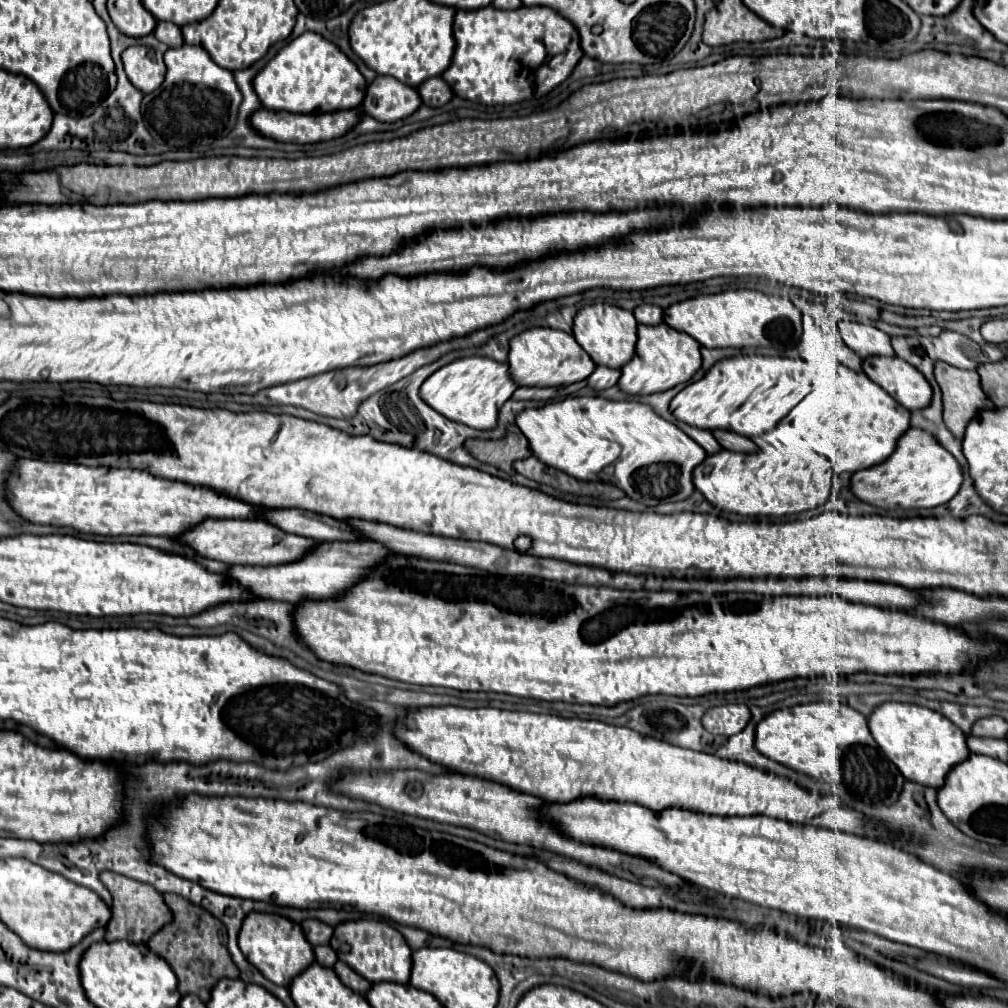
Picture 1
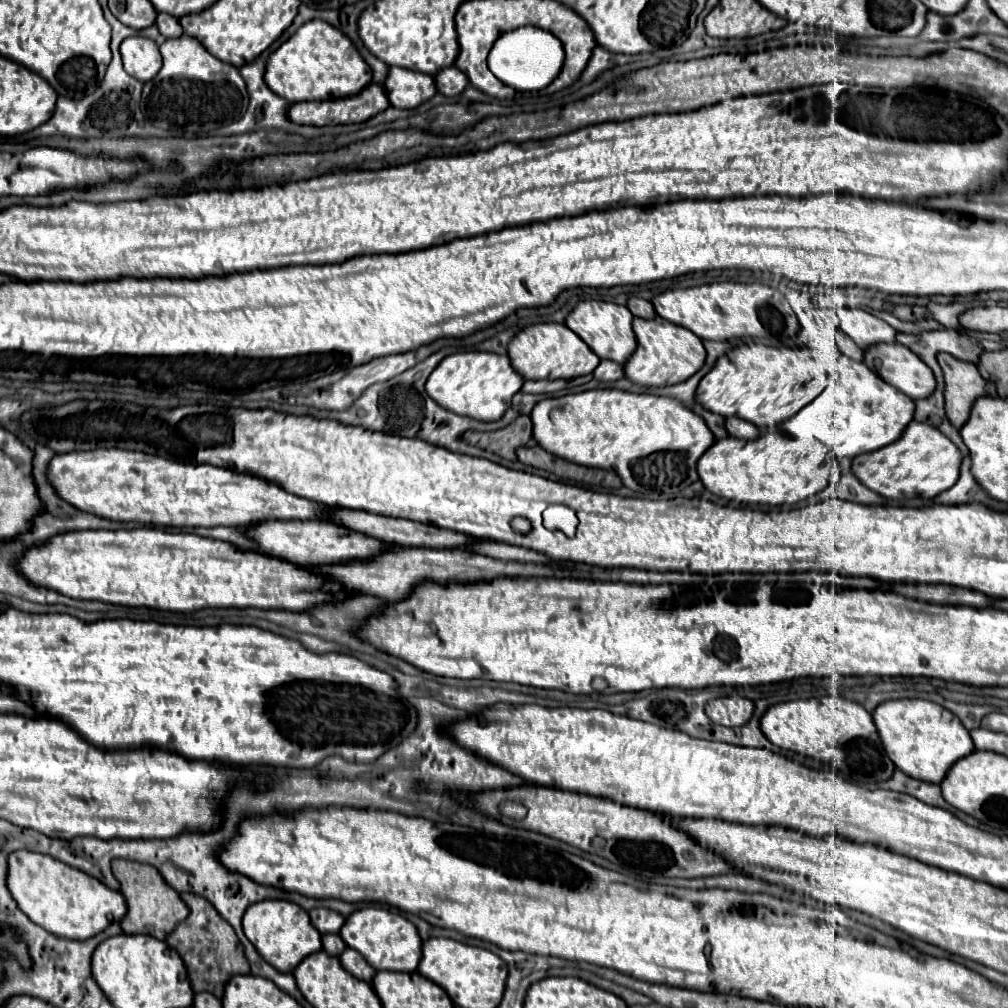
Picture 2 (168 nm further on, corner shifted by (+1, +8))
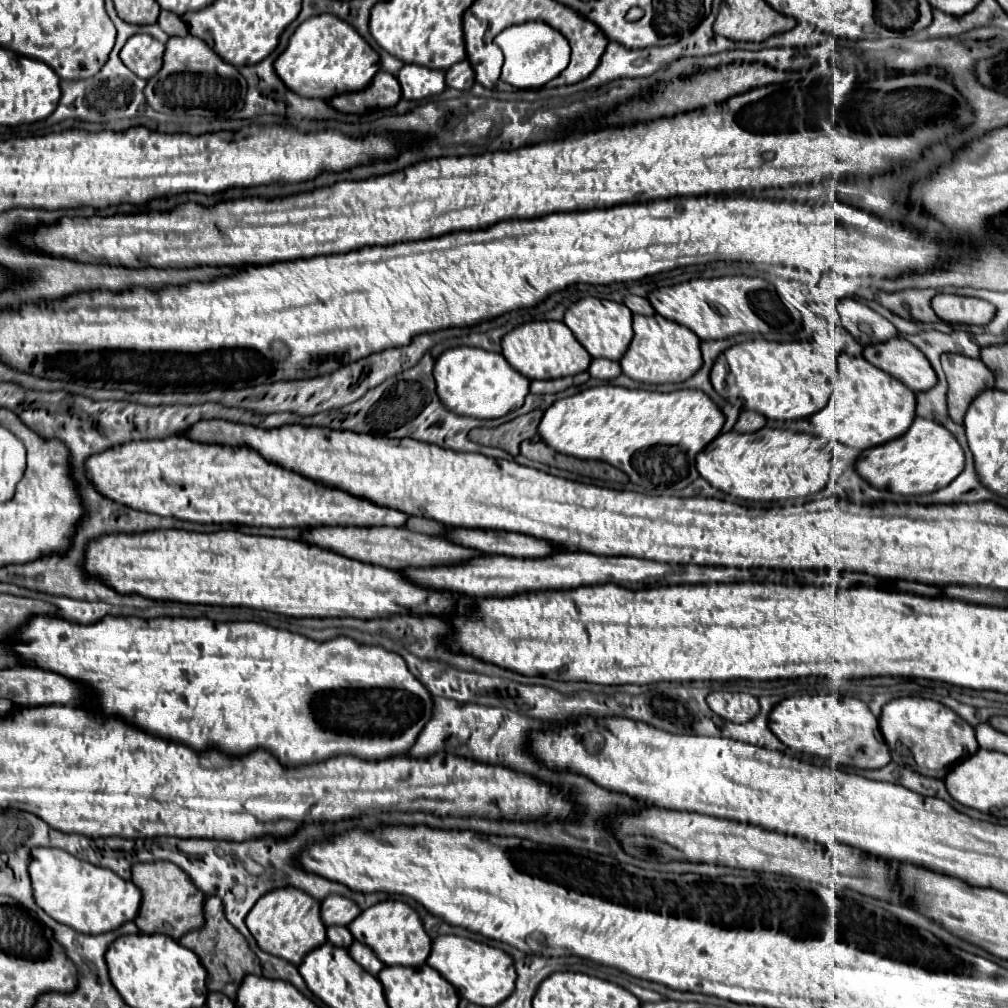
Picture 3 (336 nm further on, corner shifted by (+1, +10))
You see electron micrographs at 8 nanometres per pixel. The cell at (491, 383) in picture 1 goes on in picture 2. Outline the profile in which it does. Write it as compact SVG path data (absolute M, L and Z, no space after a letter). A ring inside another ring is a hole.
M457 352L443 358L437 368L427 378L425 390L427 394L443 408L477 418L483 422L499 420L505 410L511 406L513 394L521 388L525 380L513 370L511 360L493 352Z

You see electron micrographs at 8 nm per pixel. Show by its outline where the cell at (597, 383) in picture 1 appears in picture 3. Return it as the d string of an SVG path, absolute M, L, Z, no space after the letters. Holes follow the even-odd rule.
M595 358L595 360L591 360L587 372L597 380L613 380L621 374L621 366L619 366L619 362L613 362L613 360Z

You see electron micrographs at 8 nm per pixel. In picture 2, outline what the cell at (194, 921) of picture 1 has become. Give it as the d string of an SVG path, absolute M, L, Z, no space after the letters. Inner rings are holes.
M183 892L181 900L189 908L189 916L175 926L175 930L165 938L167 946L177 950L181 960L185 962L191 988L195 992L211 992L213 996L221 998L225 982L235 974L249 974L249 962L243 954L243 946L239 944L233 928L219 916L209 900L199 894Z

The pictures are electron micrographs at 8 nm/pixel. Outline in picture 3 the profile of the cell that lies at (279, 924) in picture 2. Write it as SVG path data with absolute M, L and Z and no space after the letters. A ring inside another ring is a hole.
M293 886L277 888L261 896L257 906L253 906L253 910L247 914L247 928L261 950L285 958L291 964L299 964L309 950L327 942L327 928L321 918L321 902Z

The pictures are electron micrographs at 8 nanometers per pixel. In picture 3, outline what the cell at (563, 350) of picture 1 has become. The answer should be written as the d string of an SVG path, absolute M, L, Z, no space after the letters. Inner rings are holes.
M541 320L541 322L527 322L511 332L507 332L501 340L503 356L523 376L529 380L546 380L573 376L579 372L585 372L589 368L591 356L585 348L573 338L573 332L563 322L553 320Z

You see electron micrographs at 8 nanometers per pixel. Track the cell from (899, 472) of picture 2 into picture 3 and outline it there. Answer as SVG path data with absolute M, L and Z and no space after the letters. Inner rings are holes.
M915 418L911 428L881 446L863 450L857 460L857 472L875 488L887 488L889 492L903 496L929 494L951 484L963 470L963 448L955 436L941 424L925 418Z

